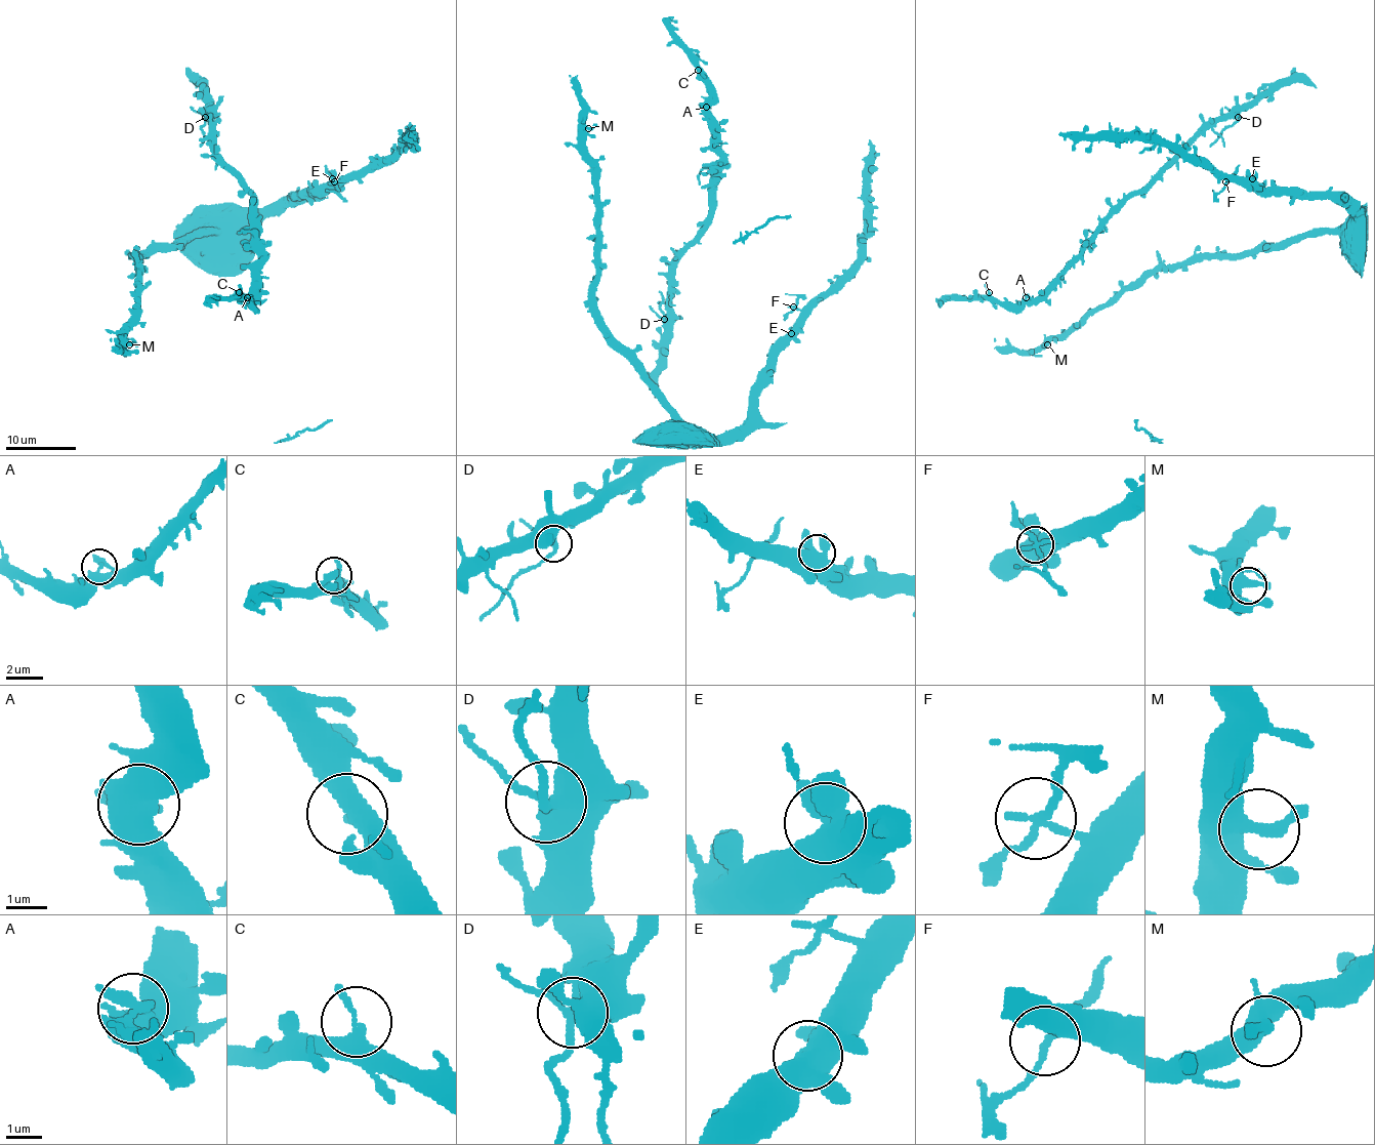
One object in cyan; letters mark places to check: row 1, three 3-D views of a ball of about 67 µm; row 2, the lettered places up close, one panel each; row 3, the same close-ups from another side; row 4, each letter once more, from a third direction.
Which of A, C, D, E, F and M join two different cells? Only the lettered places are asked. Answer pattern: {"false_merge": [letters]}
{"false_merge": ["D", "F"]}

